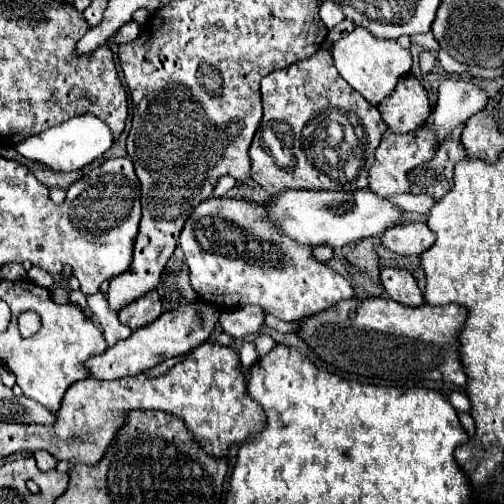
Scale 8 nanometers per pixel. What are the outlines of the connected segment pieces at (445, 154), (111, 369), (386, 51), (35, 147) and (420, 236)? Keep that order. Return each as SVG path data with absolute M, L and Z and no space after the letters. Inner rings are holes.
M445 141L437 147L435 157L415 169L409 171L409 193L419 195L431 195L433 199L441 199L453 183L453 167L461 159L465 159L467 153L459 141Z
M191 301L185 307L179 307L175 311L163 313L157 321L151 325L145 325L143 329L137 329L131 333L129 339L119 341L115 347L109 347L103 355L97 355L87 361L87 369L91 371L91 377L97 379L121 379L121 377L131 377L137 373L143 373L145 369L151 369L167 359L185 355L187 351L203 345L211 335L215 325L219 323L221 309L217 305L211 305L207 301Z
M357 27L347 37L331 45L331 53L335 59L335 67L339 75L357 91L361 93L371 105L379 105L391 91L395 89L399 77L411 71L411 53L403 49L397 41L383 41L369 35L369 31Z
M81 115L81 117L69 119L67 123L49 127L47 131L41 131L39 135L33 135L33 137L25 139L15 149L21 155L25 155L27 159L37 161L37 163L49 167L51 171L63 173L63 171L75 171L75 169L81 169L81 167L93 163L111 145L113 145L113 137L111 137L109 127L103 121L99 121L95 115Z
M401 223L383 233L383 245L399 255L421 255L435 243L435 231L427 223Z

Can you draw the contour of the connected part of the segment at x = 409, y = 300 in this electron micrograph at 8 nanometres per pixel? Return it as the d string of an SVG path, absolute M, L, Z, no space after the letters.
M381 267L381 283L387 295L401 305L419 307L423 303L423 291L419 289L415 277L407 269Z

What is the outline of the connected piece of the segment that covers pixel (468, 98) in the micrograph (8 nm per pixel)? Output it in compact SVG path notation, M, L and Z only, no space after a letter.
M447 79L439 85L437 103L427 119L435 129L437 141L441 143L457 125L463 125L471 115L479 113L487 105L487 93L473 81Z

